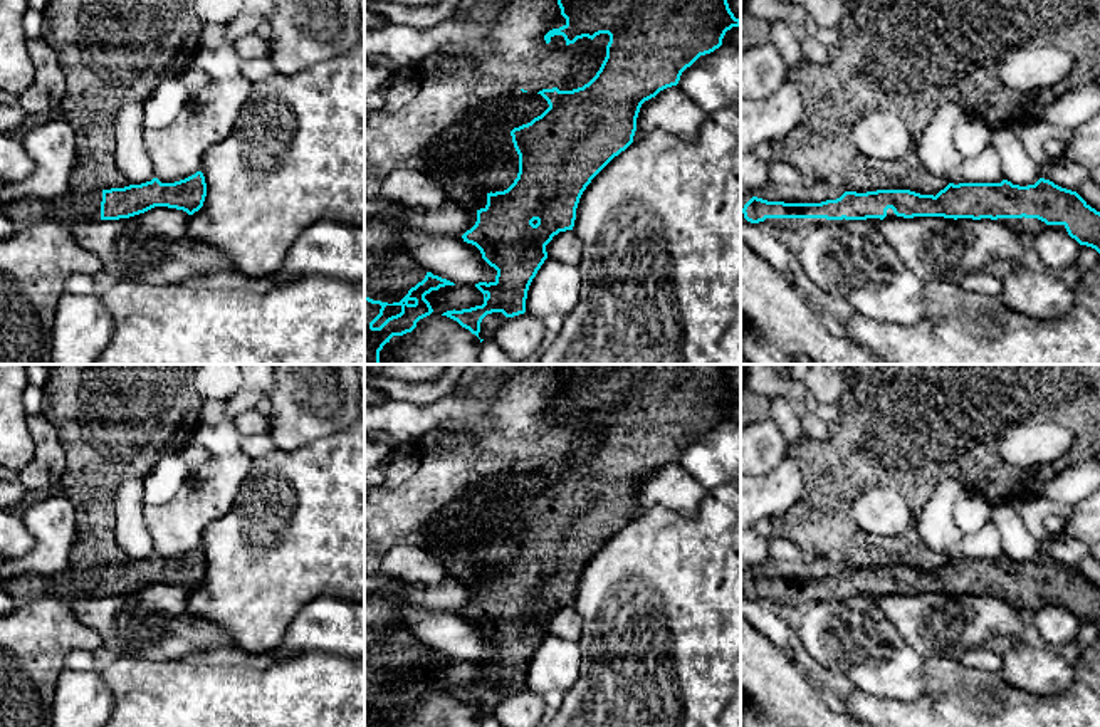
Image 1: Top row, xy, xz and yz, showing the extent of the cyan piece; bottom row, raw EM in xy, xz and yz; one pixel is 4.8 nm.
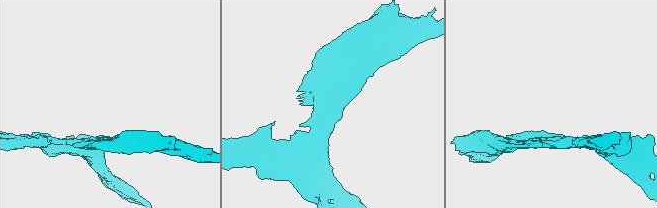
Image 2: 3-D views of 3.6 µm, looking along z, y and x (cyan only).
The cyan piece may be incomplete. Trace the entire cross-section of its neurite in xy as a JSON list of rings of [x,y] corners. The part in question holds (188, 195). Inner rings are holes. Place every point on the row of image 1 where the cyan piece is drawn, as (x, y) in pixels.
[[[202,171],[175,181],[161,183],[158,178],[124,188],[94,190],[91,193],[69,191],[54,200],[24,196],[5,201],[3,212],[20,225],[47,220],[119,220],[144,213],[155,207],[168,207],[193,215],[203,207],[207,183]]]

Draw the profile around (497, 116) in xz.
[[[504,89],[494,97],[467,106],[455,123],[415,154],[411,163],[432,175],[448,200],[474,210],[485,208],[487,195],[507,190],[519,173],[519,154],[511,131],[531,123],[547,107],[547,101],[537,92]],[[487,134],[500,149],[484,153],[470,166],[457,166],[460,148],[467,143],[484,143]]]

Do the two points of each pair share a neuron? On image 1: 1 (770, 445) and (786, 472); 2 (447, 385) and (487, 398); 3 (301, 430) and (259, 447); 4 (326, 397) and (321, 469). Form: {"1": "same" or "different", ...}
{"1": "different", "2": "different", "3": "different", "4": "different"}

